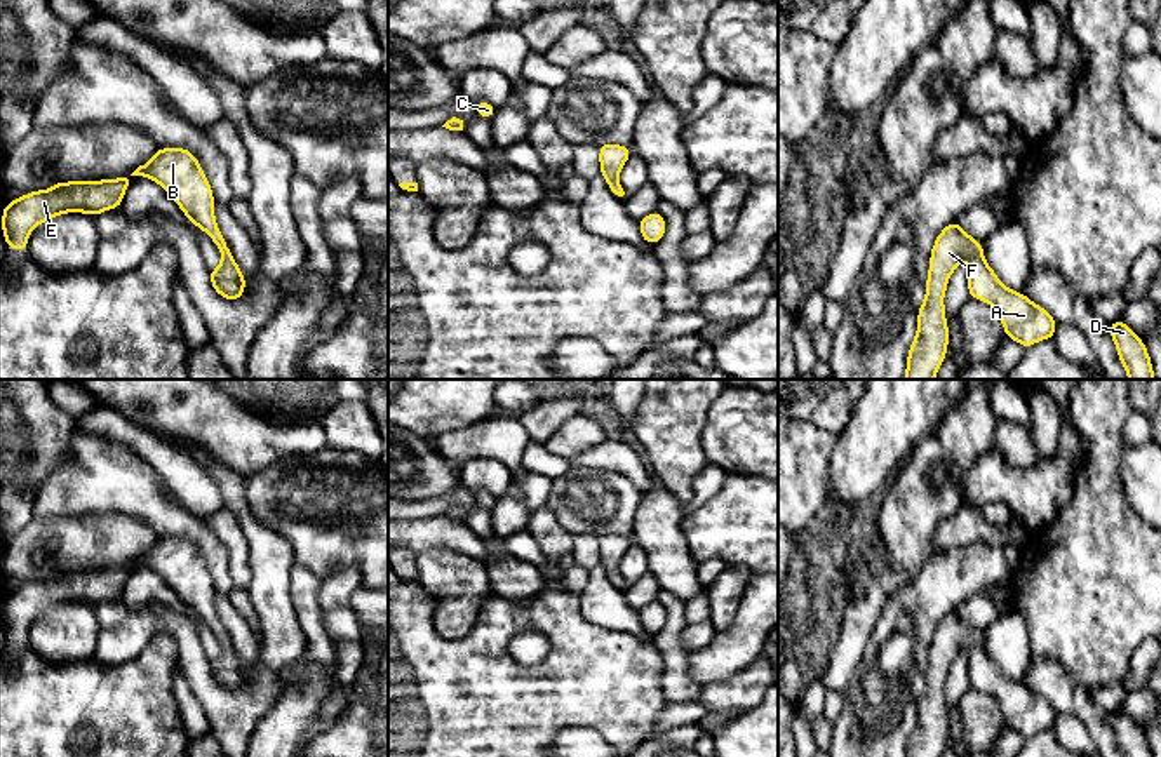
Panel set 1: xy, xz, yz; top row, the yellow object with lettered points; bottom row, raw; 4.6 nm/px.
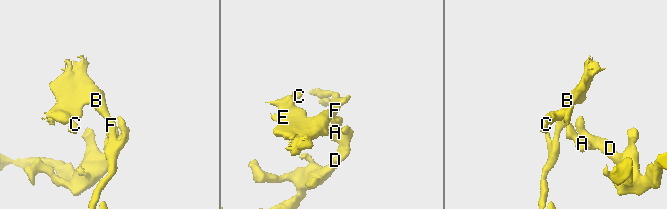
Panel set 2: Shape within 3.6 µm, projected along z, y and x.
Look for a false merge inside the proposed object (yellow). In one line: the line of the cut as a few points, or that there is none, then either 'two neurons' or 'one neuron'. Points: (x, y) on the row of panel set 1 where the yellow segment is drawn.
cut none; one neuron

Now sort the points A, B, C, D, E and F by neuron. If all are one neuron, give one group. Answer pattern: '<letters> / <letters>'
A B C D E F

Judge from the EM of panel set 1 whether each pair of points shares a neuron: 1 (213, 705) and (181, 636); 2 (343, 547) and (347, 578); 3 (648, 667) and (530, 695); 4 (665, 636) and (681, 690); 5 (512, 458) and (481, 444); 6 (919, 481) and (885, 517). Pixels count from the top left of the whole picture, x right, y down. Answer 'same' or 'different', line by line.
1: same
2: different
3: same
4: same
5: same
6: same

